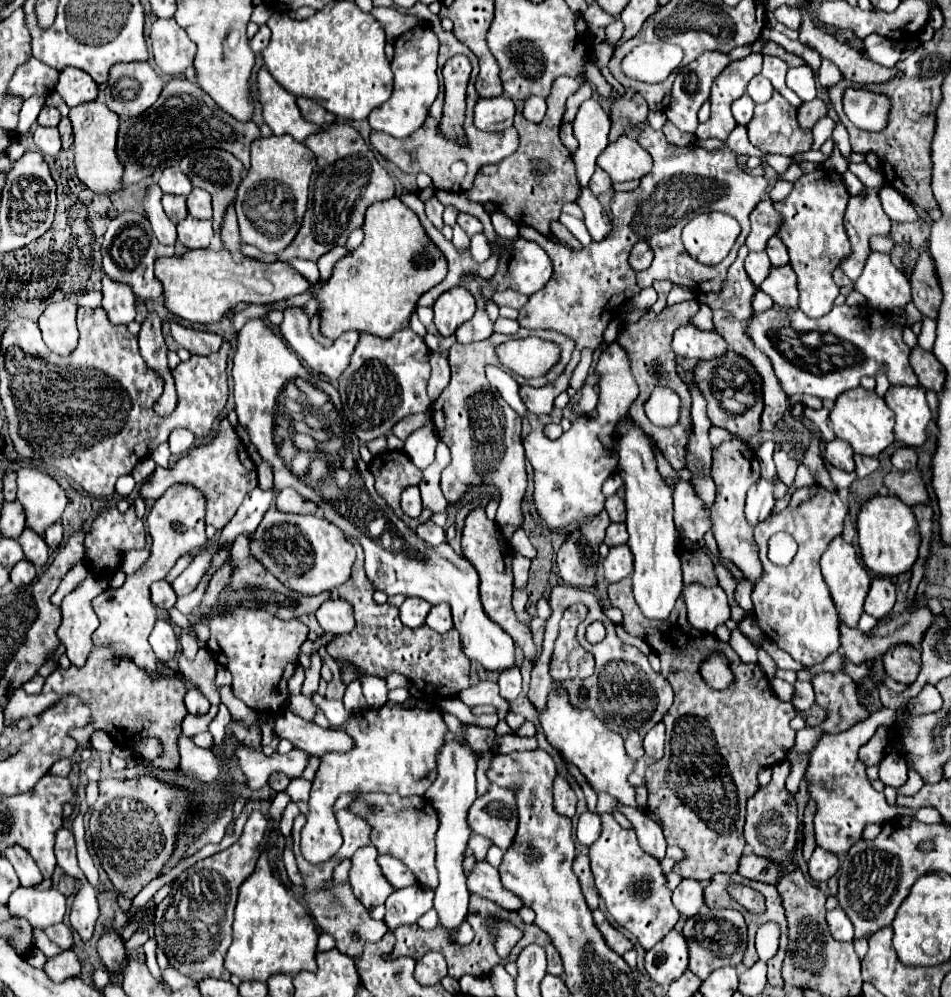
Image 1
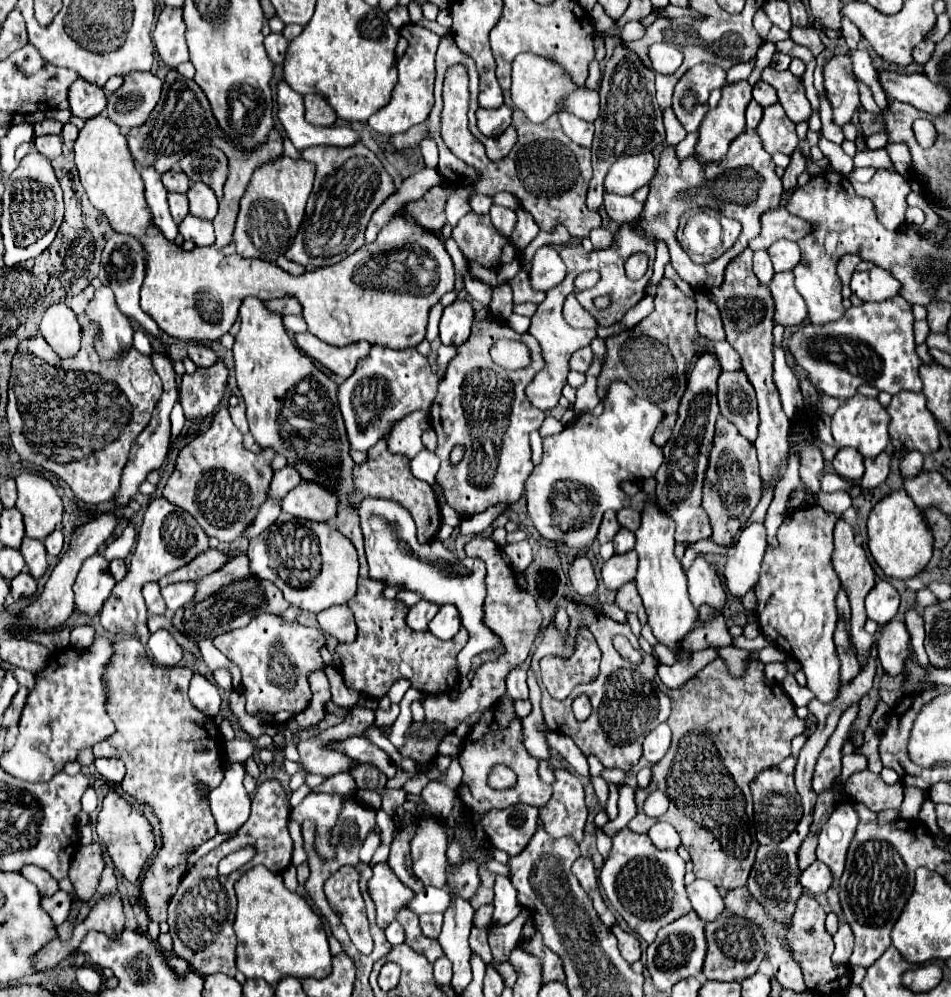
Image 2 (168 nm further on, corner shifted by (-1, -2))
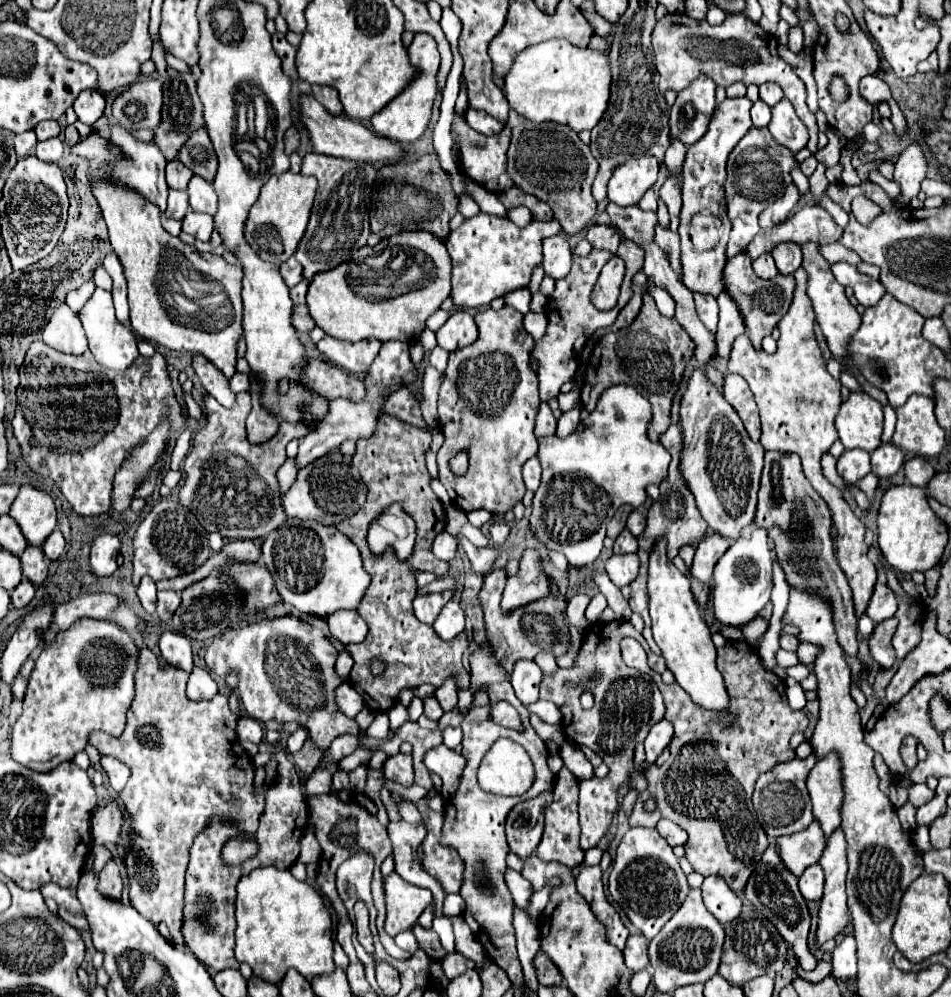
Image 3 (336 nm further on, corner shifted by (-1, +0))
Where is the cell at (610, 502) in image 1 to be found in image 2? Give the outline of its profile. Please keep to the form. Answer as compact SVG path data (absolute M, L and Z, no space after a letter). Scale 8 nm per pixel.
M623 508L623 510L619 510L619 512L617 512L617 520L619 520L619 524L621 524L623 528L627 528L627 530L635 532L635 530L639 528L641 514L639 514L637 510L633 510L633 508Z

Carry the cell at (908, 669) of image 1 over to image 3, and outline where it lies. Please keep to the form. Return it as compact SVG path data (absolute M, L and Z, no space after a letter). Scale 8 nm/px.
M897 618L883 620L881 624L877 624L877 628L875 628L875 632L871 634L871 640L869 640L871 654L883 668L891 668L893 662L895 662L895 650L891 646L891 638L897 630L897 624L899 624Z

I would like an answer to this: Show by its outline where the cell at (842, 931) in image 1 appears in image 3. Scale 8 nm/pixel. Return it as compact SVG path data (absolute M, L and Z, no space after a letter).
M853 934L843 936L843 940L833 948L833 972L831 976L837 980L849 978L857 974L857 956L855 956L855 938Z

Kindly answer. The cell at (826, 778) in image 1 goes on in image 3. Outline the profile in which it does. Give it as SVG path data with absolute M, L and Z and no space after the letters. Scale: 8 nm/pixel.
M837 828L823 848L819 864L825 870L825 892L819 908L817 942L833 938L849 920L847 896L845 896L845 874L847 874L847 840L843 828Z

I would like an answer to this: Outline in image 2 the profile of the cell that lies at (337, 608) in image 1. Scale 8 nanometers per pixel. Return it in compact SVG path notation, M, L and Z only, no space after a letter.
M281 512L281 516L265 532L261 532L257 542L253 542L253 546L249 544L247 556L251 572L273 582L289 604L317 614L321 628L339 642L355 642L357 624L349 606L345 604L355 596L359 562L355 546L343 534L339 534L337 528L329 526L327 522L301 520Z

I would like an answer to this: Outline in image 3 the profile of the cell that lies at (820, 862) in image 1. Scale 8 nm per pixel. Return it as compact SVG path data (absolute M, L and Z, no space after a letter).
M819 864L809 866L799 878L799 890L805 900L821 900L823 896L823 868Z

